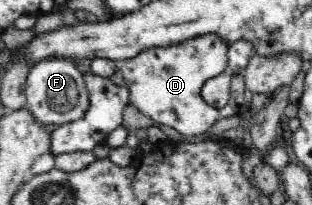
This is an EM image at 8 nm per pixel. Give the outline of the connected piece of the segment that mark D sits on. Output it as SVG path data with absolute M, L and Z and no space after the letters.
M203 34L171 44L153 46L133 58L115 61L123 73L125 86L129 87L130 104L156 122L157 126L169 126L181 134L197 136L206 132L224 118L242 114L245 100L245 76L233 74L229 102L223 108L211 107L203 100L201 88L207 80L229 71L228 46L221 36Z

